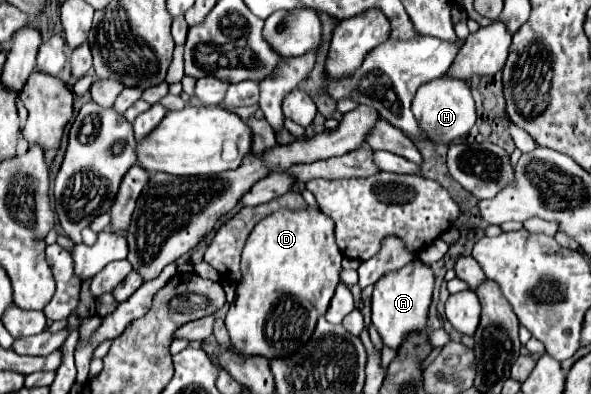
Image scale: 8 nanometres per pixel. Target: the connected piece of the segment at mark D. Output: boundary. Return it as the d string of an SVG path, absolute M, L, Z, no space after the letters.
M319 208L303 210L277 210L259 220L247 238L241 258L241 282L237 284L235 300L227 312L225 326L231 336L231 346L241 354L259 354L265 358L285 358L305 344L317 324L317 318L325 314L335 286L339 284L343 254L335 244L335 224Z

